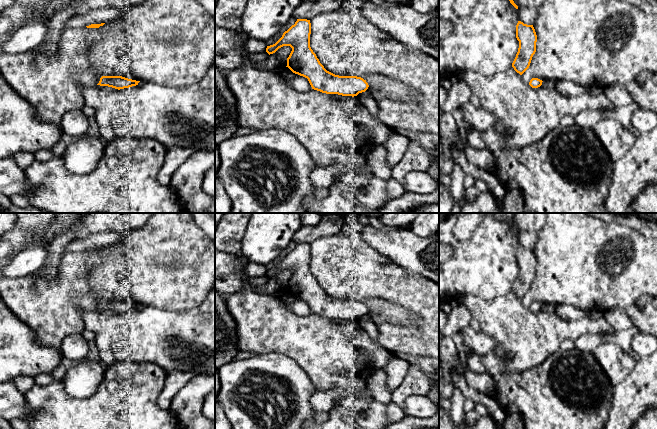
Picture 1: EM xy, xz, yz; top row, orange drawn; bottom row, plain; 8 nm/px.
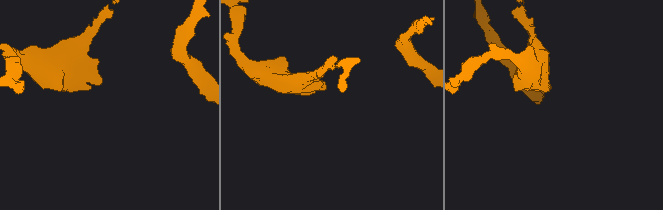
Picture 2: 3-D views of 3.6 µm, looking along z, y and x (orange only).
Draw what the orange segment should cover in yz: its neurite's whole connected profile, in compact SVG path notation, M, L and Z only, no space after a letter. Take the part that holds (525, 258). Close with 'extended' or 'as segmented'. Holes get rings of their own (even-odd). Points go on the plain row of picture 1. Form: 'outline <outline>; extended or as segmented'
outline M518 245L516 262L519 265L519 272L512 291L517 297L522 299L529 292L532 281L536 276L537 259L533 249Z; as segmented

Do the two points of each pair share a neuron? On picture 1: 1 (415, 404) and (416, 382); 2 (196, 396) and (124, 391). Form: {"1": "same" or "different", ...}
{"1": "different", "2": "different"}

